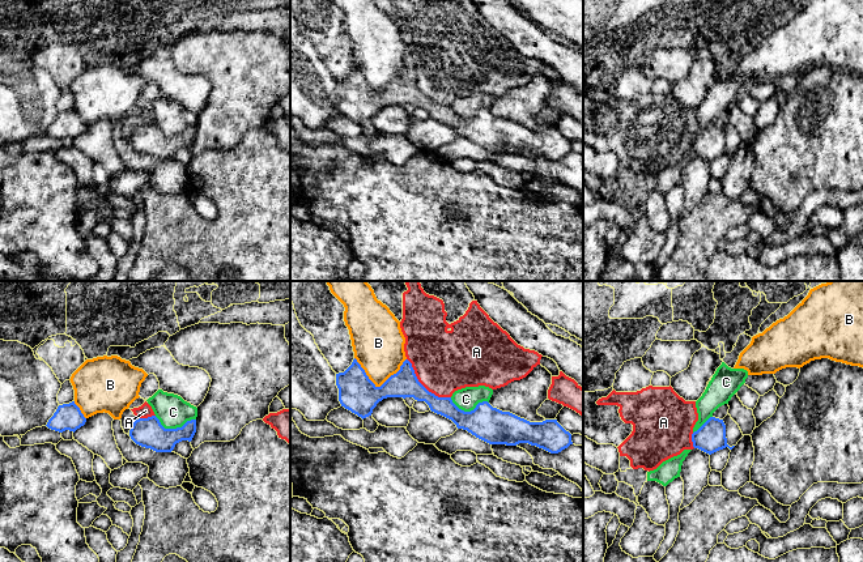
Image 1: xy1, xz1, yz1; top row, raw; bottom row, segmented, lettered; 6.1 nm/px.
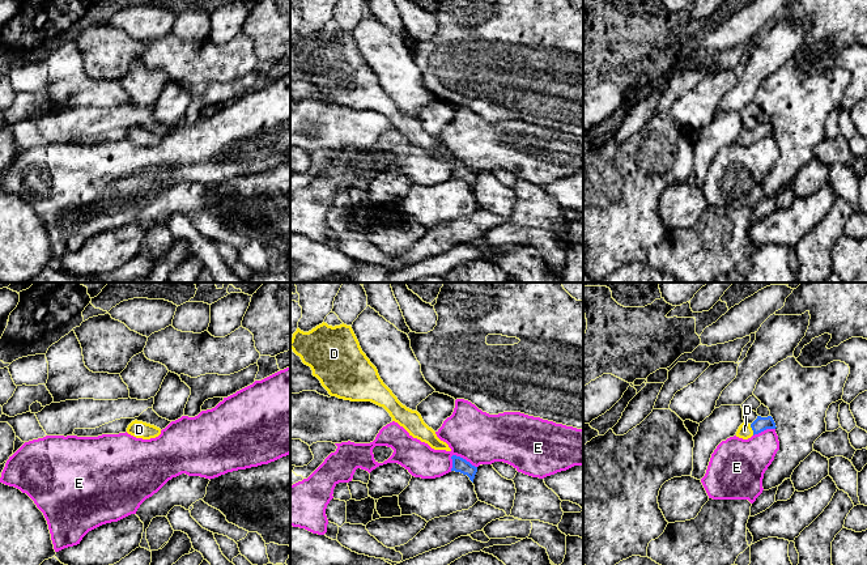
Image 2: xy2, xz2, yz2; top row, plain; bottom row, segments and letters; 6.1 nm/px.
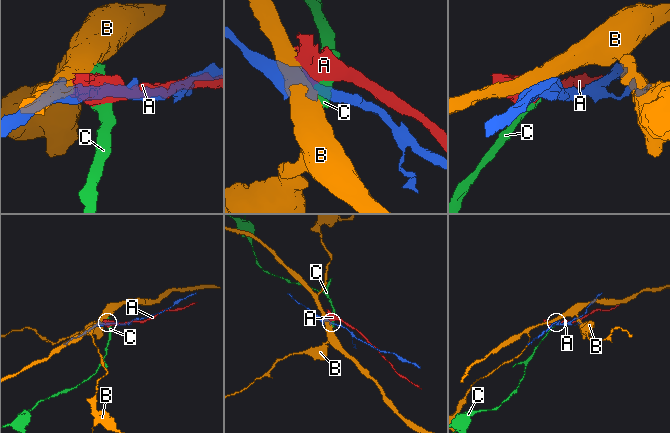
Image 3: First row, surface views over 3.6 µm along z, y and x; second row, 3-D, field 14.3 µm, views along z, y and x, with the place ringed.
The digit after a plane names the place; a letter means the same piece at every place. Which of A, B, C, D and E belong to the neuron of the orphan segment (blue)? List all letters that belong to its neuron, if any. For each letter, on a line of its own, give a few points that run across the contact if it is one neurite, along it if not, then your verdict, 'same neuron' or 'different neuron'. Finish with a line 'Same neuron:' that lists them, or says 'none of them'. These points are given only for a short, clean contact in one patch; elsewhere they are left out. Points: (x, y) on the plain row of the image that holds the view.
A: different neuron
B: different neuron
C: line xy1 (154, 123), (165, 135), (181, 135), (187, 128), (195, 126); different neuron
D: line yz2 (760, 131), (752, 136), (744, 137); same neuron
E: line xz2 (450, 164), (459, 162), (476, 174); different neuron
Same neuron: D

